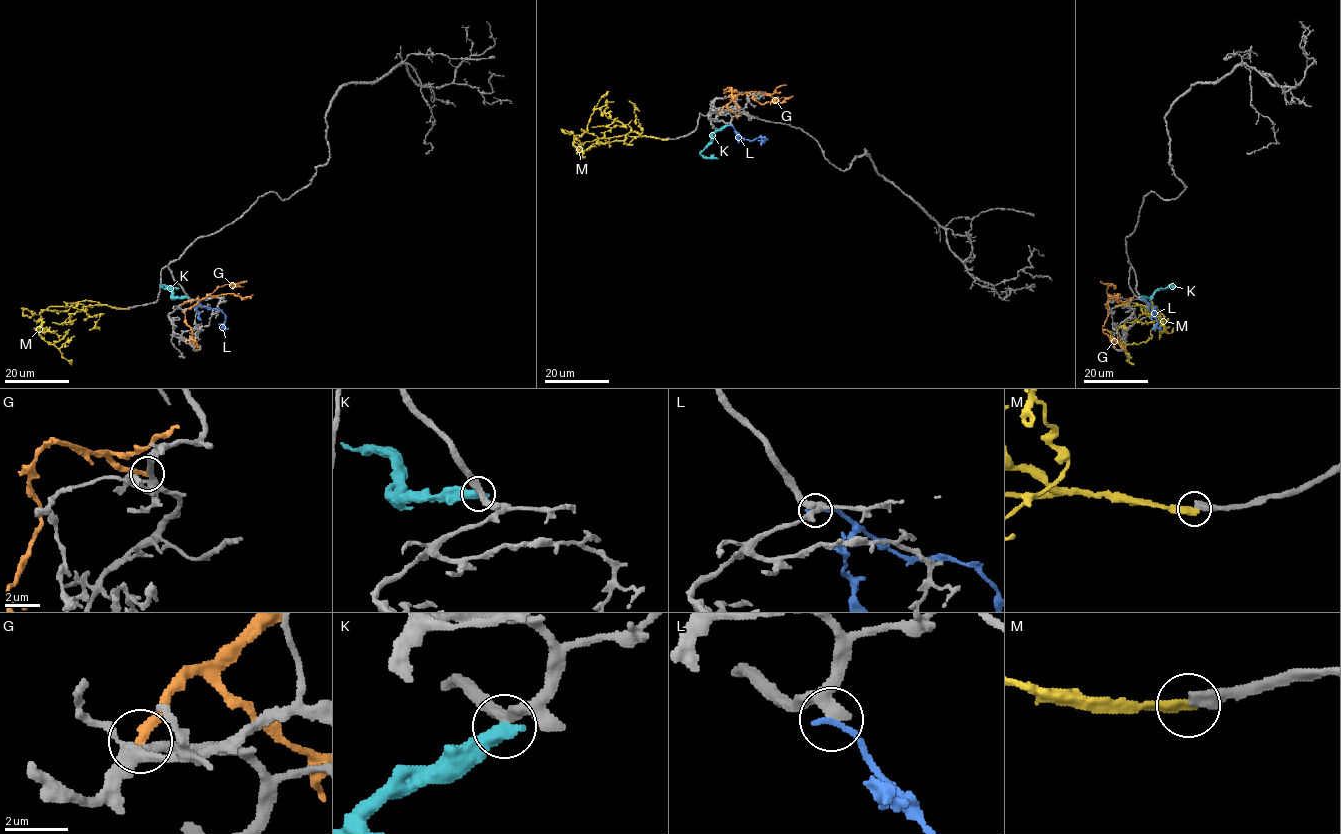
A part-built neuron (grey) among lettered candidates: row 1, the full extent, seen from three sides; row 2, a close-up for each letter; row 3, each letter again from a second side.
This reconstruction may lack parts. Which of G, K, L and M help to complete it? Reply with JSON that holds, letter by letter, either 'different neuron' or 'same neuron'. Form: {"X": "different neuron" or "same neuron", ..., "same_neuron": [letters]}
{"G": "different neuron", "K": "different neuron", "L": "different neuron", "M": "different neuron", "same_neuron": []}

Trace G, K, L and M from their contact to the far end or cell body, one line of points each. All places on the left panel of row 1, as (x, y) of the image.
G: (180, 305), (198, 300), (184, 312), (192, 340), (199, 349)
K: (187, 297), (173, 297), (170, 290), (160, 286), (179, 288)
L: (191, 300), (221, 311), (225, 315), (222, 327), (229, 329)
M: (127, 308), (83, 300), (67, 307), (48, 307), (41, 313), (41, 326), (37, 330), (71, 365)

